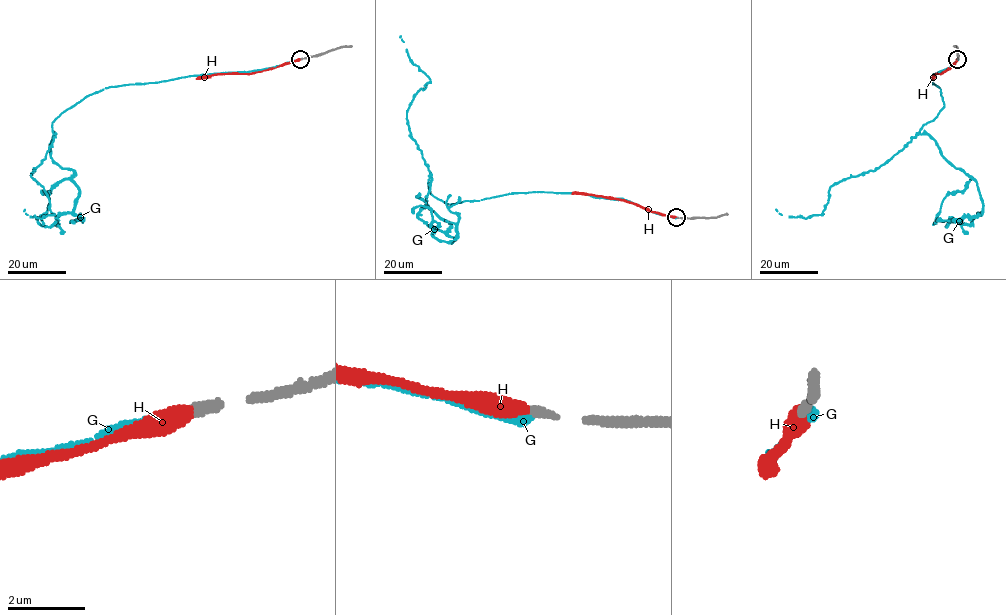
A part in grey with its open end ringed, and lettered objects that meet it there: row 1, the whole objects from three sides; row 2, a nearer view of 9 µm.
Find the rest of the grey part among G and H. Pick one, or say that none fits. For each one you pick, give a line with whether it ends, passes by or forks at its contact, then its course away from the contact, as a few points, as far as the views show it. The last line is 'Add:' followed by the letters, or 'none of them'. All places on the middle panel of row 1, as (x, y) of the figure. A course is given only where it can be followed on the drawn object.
H: it ends | via (676, 217), (626, 201), (572, 194)
Add: H

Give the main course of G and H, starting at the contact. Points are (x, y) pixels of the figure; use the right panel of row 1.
G: (957, 59), (933, 74), (944, 106), (914, 137), (928, 134), (974, 180), (982, 212), (946, 226), (952, 216)
H: (957, 59), (949, 68), (935, 74), (934, 79)

